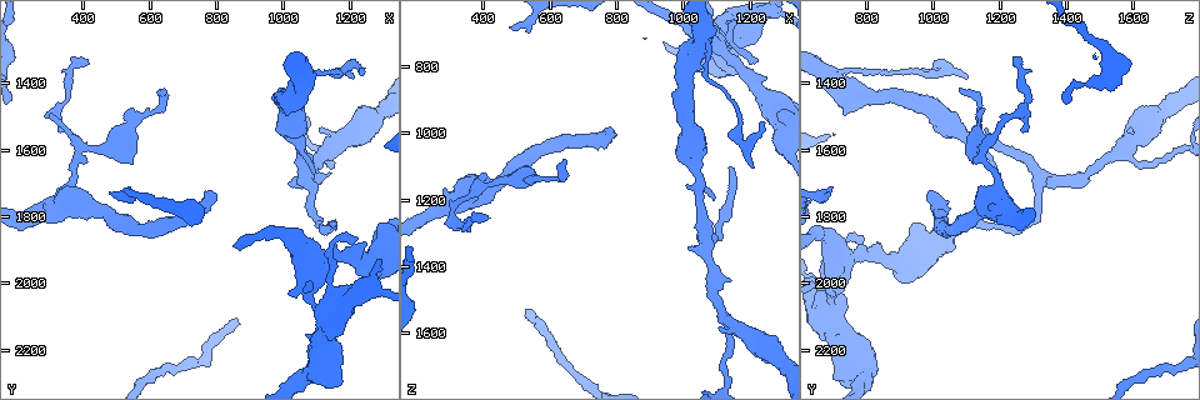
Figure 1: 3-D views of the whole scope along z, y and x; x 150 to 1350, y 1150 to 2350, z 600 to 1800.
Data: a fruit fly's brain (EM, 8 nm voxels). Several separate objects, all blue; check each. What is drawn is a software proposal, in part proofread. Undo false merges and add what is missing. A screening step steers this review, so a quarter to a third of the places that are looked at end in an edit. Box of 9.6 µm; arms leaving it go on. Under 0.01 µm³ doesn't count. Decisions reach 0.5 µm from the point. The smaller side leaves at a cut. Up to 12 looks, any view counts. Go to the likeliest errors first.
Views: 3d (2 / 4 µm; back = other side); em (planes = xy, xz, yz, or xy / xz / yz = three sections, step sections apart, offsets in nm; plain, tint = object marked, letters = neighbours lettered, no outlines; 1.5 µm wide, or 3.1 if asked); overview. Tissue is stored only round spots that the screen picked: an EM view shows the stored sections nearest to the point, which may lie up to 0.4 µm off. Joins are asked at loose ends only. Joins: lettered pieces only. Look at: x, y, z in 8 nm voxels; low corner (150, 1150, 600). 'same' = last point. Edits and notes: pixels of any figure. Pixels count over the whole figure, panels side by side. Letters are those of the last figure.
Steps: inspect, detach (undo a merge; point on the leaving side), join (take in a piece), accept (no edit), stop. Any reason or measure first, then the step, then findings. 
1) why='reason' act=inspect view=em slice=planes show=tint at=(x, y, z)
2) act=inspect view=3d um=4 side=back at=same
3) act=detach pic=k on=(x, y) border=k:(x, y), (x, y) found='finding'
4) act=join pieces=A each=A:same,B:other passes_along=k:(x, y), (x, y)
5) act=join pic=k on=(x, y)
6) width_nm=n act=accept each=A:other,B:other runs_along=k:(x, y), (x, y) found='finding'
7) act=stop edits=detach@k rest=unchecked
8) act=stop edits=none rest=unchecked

why='long arm stops here' act=inspect view=em slice=planes show=letters at=(780, 1730, 1010)

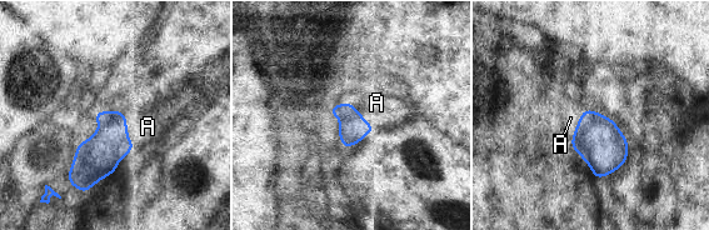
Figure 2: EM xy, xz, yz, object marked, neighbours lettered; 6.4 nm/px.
act=join pieces=A each=A:same passes_along=2:(98, 158), (126, 131), (148, 126) found='the cell continues'

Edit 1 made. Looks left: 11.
act=inspect view=overview

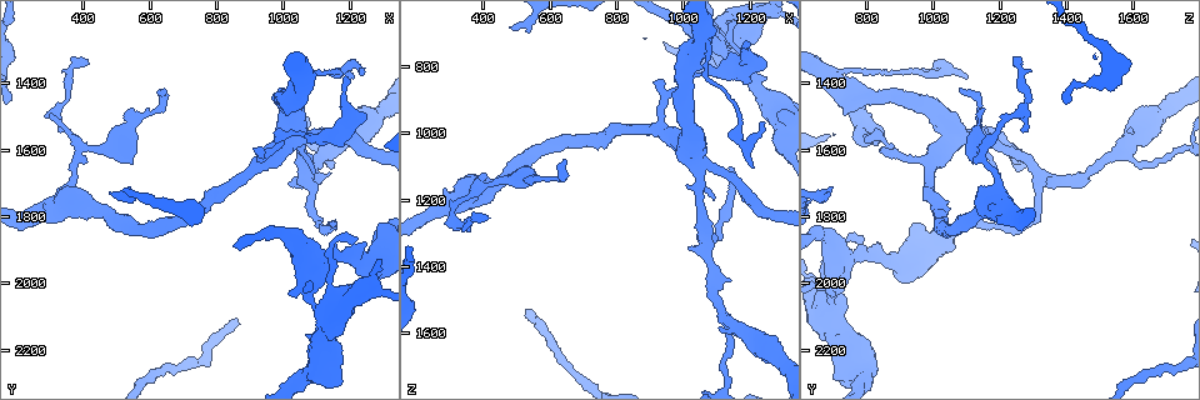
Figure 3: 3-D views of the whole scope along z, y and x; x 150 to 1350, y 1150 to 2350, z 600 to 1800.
why='sudden change in width' act=inspect view=3d um=4 at=(1070, 2010, 670)

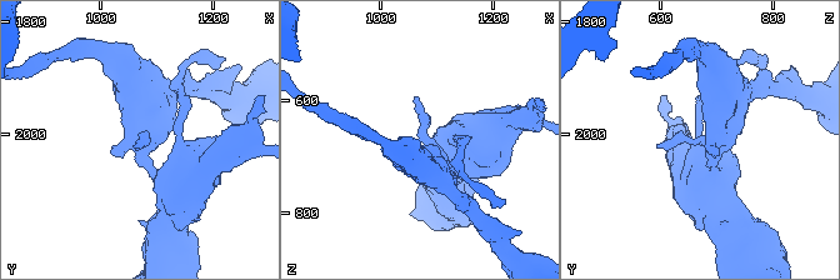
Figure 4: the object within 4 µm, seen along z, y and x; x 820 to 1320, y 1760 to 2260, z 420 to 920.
act=inspect view=em slice=planes show=tint at=(1075, 2005, 675)

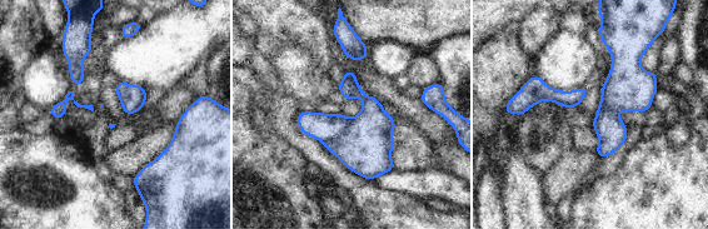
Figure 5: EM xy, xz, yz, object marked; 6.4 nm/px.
why='see the neighbours' act=inspect view=em slice=planes show=letters at=same

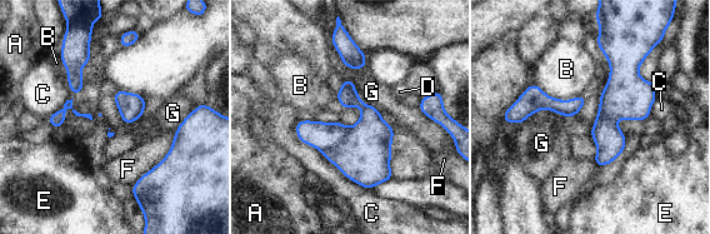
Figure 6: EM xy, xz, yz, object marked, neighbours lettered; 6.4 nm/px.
act=detach pic=6 on=(364, 157) each=A:other,B:other,C:other,D:other,E:other,F:other,G:other found='a second cell is stuck on'

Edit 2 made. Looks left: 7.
why='sharp bend' act=inspect view=em slice=yz step=8 show=letters at=(1070, 1390, 710)

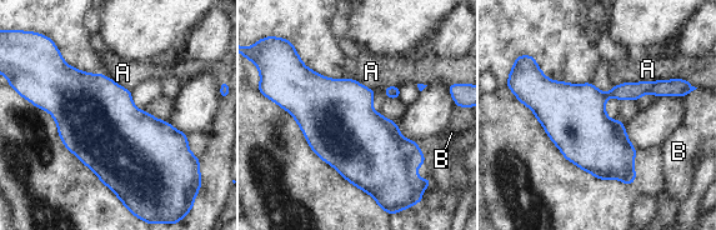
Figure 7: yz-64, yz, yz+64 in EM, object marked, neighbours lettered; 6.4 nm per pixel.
width_nm=400 act=accept each=A:other,B:other border=7:(671, 79), (624, 81), (614, 85) found='one cell here'

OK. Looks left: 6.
why='branch stops here' act=inspect view=3d um=4 at=(410, 1340, 1260)

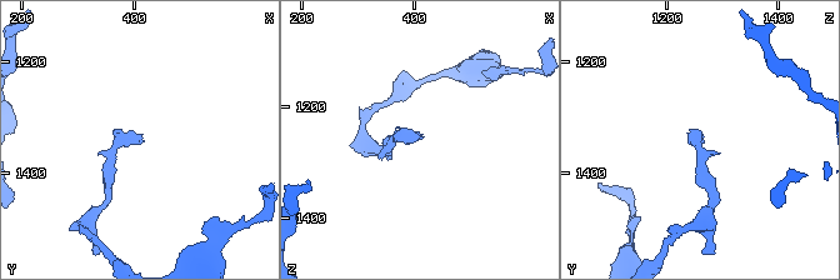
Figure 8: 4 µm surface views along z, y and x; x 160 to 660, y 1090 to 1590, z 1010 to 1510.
act=inspect view=em slice=xz step=8 show=letters at=(415, 1335, 1260)

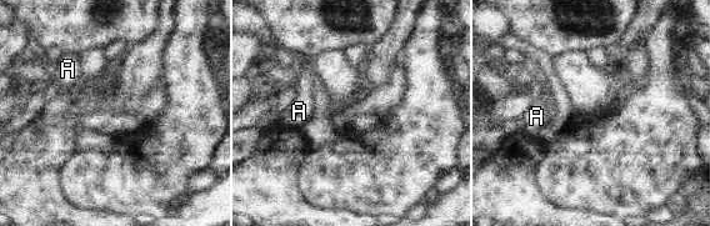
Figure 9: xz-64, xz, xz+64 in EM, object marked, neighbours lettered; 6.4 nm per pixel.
act=inspect view=em slice=planes show=letters at=same

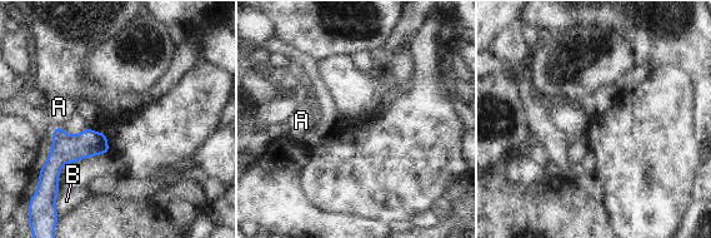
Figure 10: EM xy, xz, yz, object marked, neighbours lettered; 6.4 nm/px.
width_nm=150 act=accept each=A:other,B:other border=10:(60, 124), (55, 127) found='none of them fits'

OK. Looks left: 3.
act=inspect view=em slice=planes show=letters at=(320, 1540, 1270)

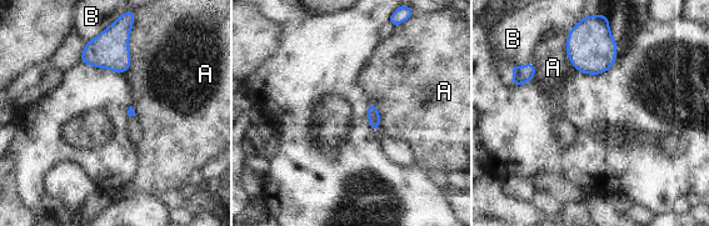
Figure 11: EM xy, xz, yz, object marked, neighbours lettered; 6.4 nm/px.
longest_contact=A:320nm act=accept each=A:other,B:other border=11:(133, 26), (130, 65), (124, 74) found='no lettered piece goes on from it'

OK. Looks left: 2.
act=stop edits=join@2,detach@6 rest=unchecked

